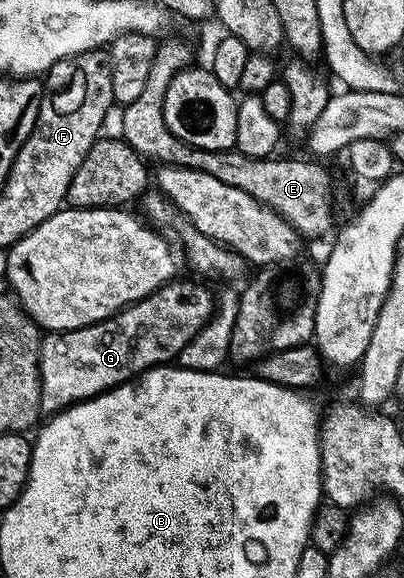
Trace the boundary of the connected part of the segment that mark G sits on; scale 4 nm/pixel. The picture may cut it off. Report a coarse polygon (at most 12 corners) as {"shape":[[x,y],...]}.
{"shape":[[175,278],[111,317],[42,337],[40,406],[171,364],[213,315]]}

